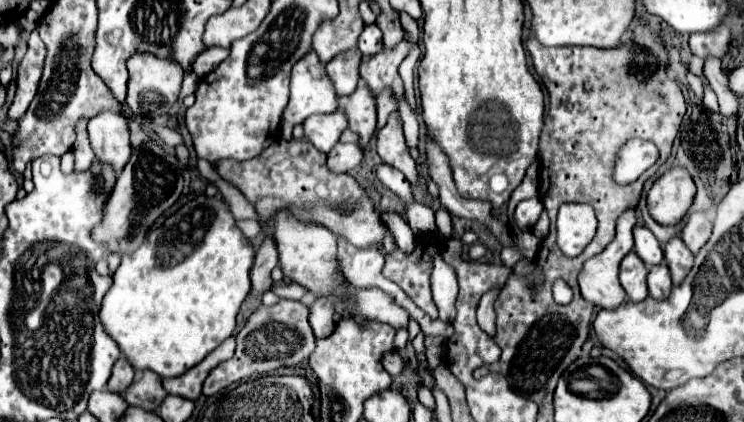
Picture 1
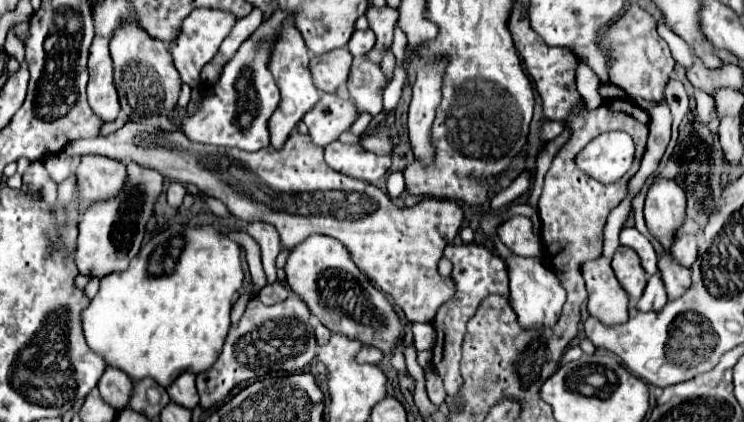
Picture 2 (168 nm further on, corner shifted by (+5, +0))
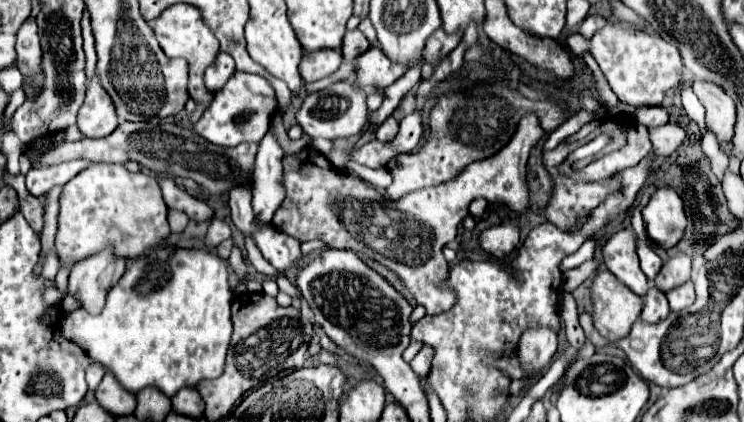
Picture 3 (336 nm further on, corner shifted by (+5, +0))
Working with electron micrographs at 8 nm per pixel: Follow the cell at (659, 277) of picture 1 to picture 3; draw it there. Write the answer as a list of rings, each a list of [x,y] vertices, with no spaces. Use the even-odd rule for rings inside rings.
[[[650,287],[644,297],[644,309],[640,313],[642,321],[648,321],[648,323],[662,321],[664,317],[668,317],[668,313],[670,313],[670,307],[668,307],[666,295],[660,289]]]

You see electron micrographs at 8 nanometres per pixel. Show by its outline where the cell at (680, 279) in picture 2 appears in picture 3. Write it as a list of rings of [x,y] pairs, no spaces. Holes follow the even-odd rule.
[[[688,281],[688,283],[684,283],[684,285],[680,285],[680,287],[672,289],[672,291],[668,291],[666,297],[670,301],[670,309],[672,311],[684,309],[684,307],[692,305],[692,301],[694,301],[694,285],[692,285],[692,281]]]

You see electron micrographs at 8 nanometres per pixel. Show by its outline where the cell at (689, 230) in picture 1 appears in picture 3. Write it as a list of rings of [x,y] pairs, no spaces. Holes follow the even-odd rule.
[[[676,251],[672,257],[666,259],[666,263],[662,265],[654,283],[660,291],[666,293],[668,289],[674,289],[676,285],[682,285],[684,281],[688,281],[690,271],[692,271],[692,259],[686,253]]]

